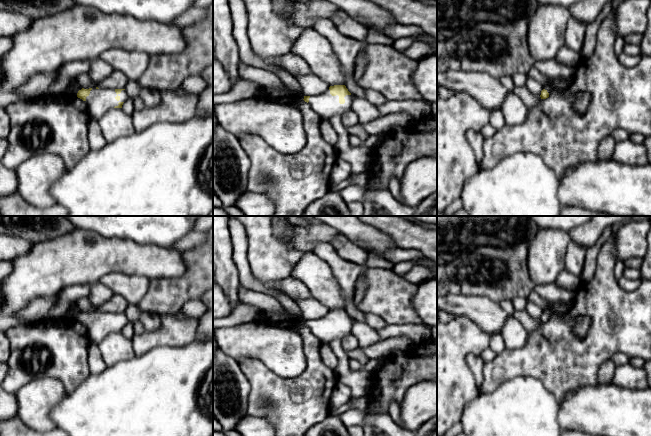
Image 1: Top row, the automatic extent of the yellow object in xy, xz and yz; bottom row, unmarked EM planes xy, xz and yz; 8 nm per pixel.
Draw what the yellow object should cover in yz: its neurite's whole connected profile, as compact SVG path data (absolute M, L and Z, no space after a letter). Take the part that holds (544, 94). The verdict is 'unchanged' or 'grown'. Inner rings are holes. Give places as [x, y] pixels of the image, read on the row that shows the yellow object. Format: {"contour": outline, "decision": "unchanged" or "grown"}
{"contour": "M549 78L549 82L552 86L552 88L546 88L544 87L541 91L541 99L546 99L549 97L549 95L553 92L557 93L563 93L567 90L569 90L574 82L574 79L565 80L563 78Z", "decision": "grown"}

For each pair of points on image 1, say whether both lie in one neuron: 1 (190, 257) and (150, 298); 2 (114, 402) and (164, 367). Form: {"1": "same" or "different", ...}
{"1": "same", "2": "same"}

